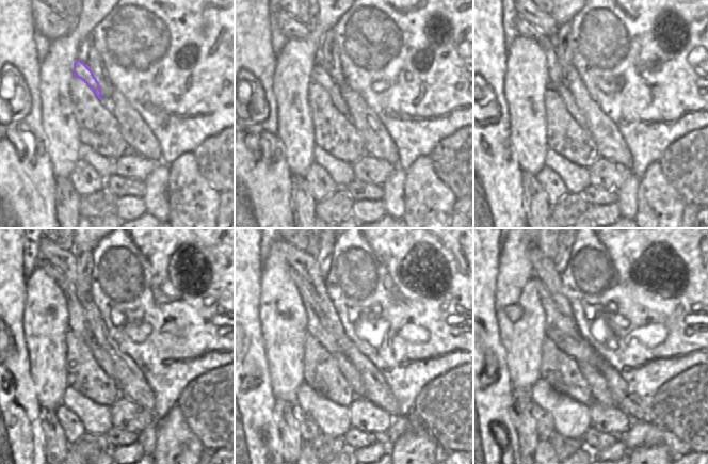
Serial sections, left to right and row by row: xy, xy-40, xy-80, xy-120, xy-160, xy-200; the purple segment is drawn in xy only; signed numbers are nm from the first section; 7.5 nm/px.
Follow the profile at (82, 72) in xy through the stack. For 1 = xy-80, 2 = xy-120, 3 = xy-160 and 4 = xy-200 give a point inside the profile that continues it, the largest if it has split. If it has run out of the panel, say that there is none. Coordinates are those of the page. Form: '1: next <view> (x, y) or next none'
1: next xy-80 (562, 90)
2: next xy-120 (103, 361)
3: next xy-160 (352, 376)
4: next xy-200 (600, 392)

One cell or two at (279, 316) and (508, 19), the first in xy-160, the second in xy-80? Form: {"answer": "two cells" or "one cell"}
{"answer": "two cells"}

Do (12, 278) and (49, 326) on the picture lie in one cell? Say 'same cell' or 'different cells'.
different cells

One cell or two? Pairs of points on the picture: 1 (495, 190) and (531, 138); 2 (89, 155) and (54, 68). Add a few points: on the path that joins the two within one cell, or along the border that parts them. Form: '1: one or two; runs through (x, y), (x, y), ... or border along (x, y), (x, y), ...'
1: two; border along (510, 134), (516, 160), (524, 171)
2: two; border along (82, 145), (79, 152), (79, 159)

